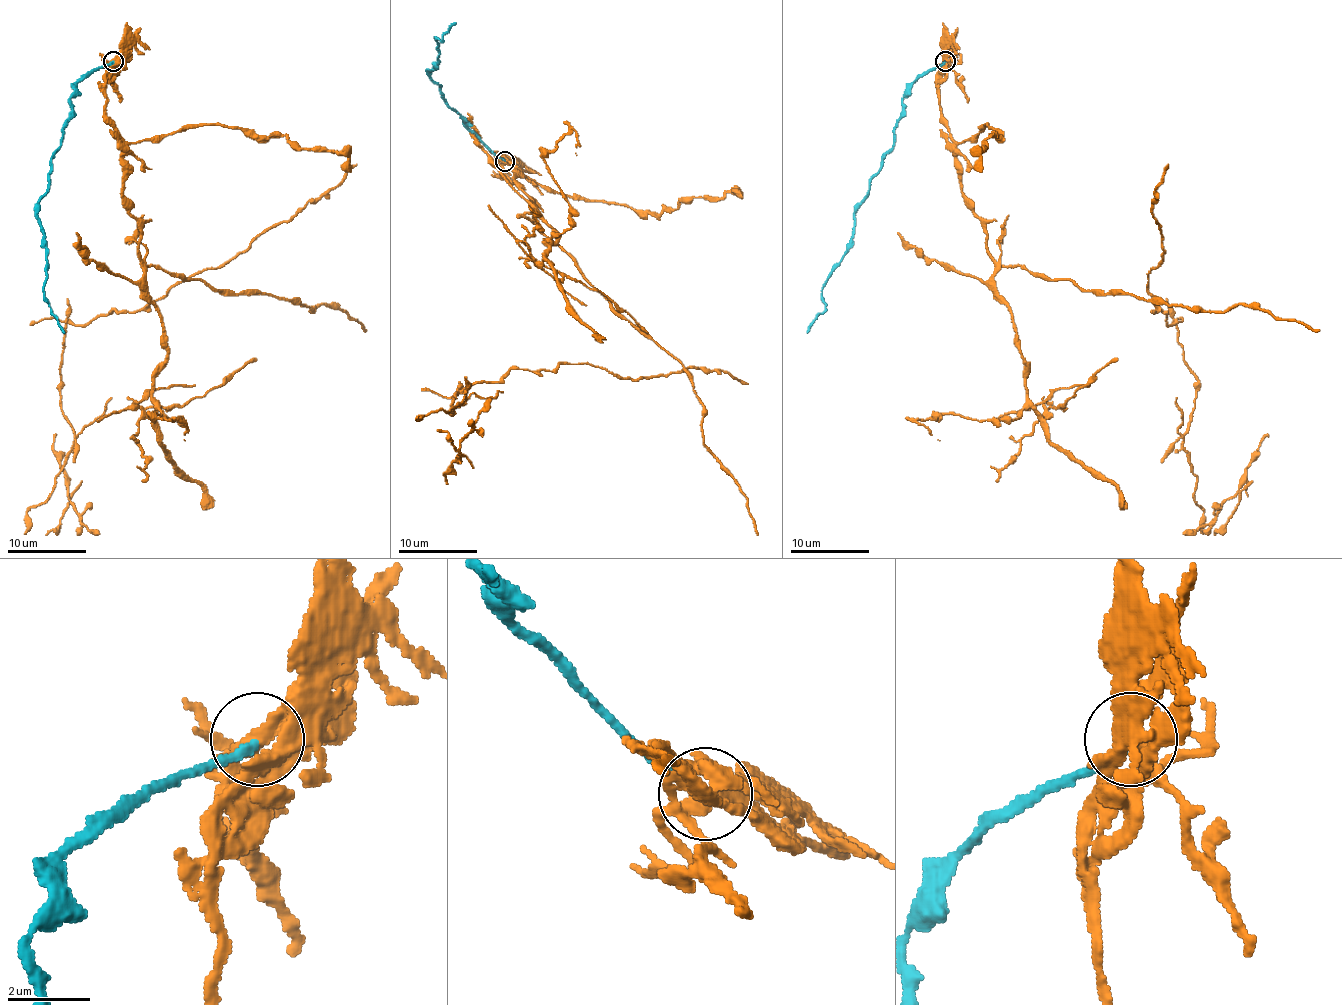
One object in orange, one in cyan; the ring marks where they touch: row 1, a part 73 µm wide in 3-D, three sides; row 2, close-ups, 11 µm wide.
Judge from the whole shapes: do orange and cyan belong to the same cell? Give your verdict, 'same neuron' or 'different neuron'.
different neuron

